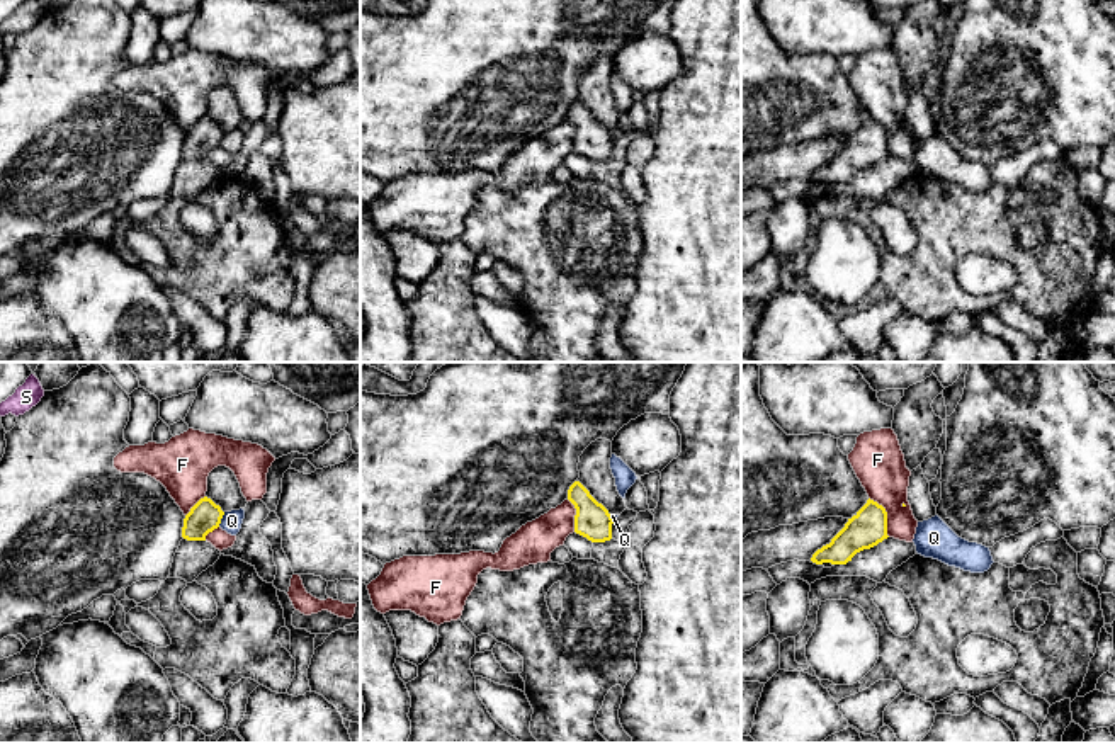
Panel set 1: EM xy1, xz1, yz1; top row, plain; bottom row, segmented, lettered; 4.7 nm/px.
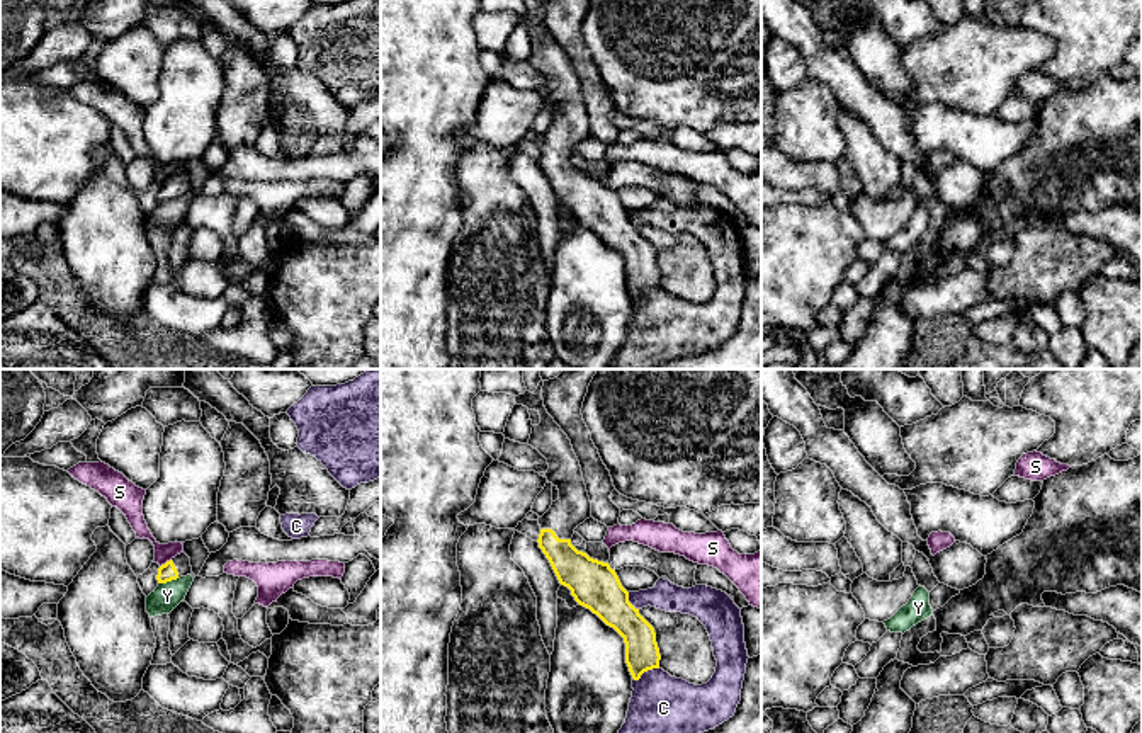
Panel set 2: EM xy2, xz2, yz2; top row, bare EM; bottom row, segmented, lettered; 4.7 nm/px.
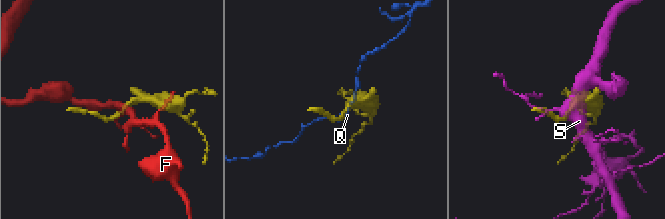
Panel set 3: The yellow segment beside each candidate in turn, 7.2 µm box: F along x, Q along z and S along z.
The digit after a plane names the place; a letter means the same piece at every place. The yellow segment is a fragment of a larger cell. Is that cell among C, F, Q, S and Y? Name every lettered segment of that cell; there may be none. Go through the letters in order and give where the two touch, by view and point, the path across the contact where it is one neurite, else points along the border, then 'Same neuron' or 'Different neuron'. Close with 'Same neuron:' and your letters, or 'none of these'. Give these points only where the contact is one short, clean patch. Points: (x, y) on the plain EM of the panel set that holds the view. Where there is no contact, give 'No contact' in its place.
C: Touches yellow at xz2 (644, 289). Different neuron
F: Touches yellow at yz1 (886, 135). Boundary: yz1 (869, 116), (884, 128), (886, 152), (889, 155). Different neuron
Q: Touches yellow at xy1 (221, 136). Boundary: xy1 (225, 131), (218, 145). Different neuron
S: Touches yellow at xy2 (167, 181). Boundary: xy2 (170, 177), (160, 186). Different neuron
Y: Touches yellow at xy2 (167, 199). Boundary: xy2 (177, 196), (158, 203). Different neuron
Same neuron: none of these

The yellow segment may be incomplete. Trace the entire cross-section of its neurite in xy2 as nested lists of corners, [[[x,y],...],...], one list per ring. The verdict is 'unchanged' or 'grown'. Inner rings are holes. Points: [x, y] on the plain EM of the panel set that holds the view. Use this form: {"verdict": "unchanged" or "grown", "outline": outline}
{"verdict": "grown", "outline": [[[185,172],[177,173],[158,187],[158,202],[167,202],[192,192],[190,177]]]}

